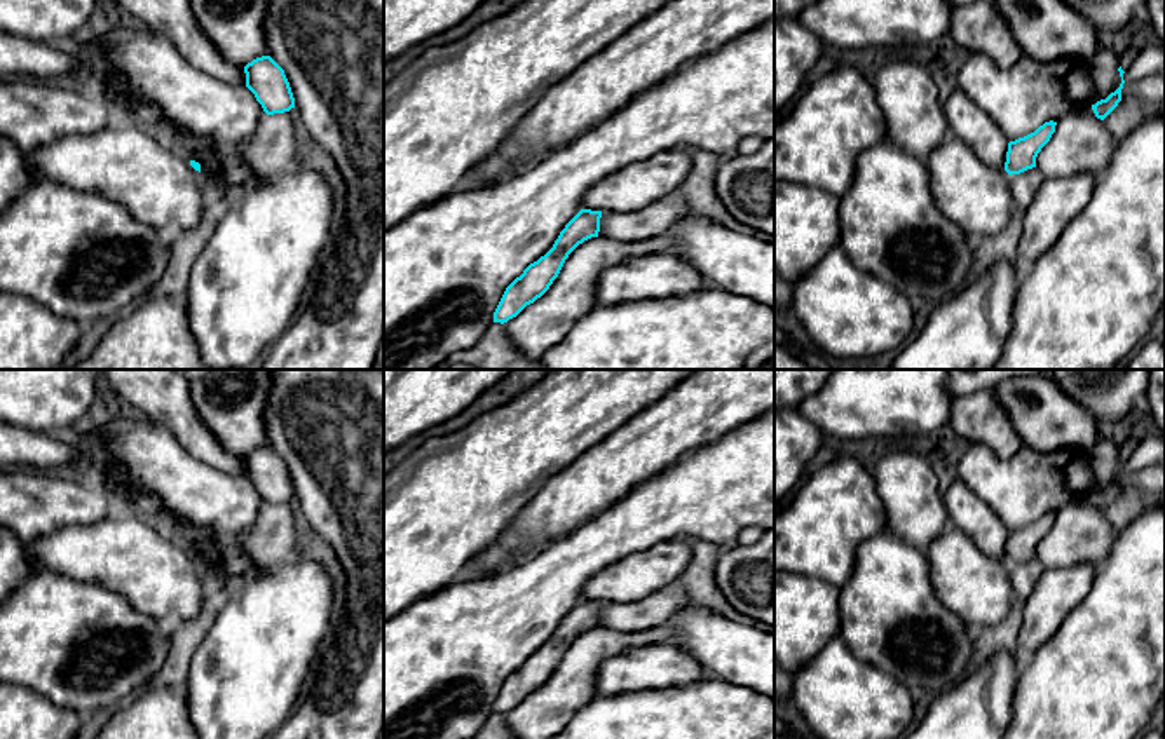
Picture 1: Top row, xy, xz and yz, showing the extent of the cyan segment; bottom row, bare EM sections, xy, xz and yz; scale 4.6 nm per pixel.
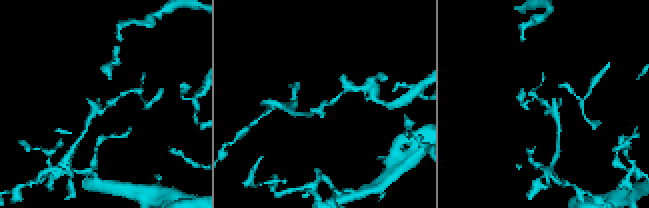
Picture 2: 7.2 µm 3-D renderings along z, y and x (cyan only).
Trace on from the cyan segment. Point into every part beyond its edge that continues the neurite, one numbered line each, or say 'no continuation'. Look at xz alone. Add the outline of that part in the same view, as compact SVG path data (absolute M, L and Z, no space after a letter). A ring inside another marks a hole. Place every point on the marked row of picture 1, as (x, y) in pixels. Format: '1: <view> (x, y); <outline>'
no continuation

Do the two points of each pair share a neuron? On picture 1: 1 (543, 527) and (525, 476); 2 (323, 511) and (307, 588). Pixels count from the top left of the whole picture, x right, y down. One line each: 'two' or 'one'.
1: two
2: two

